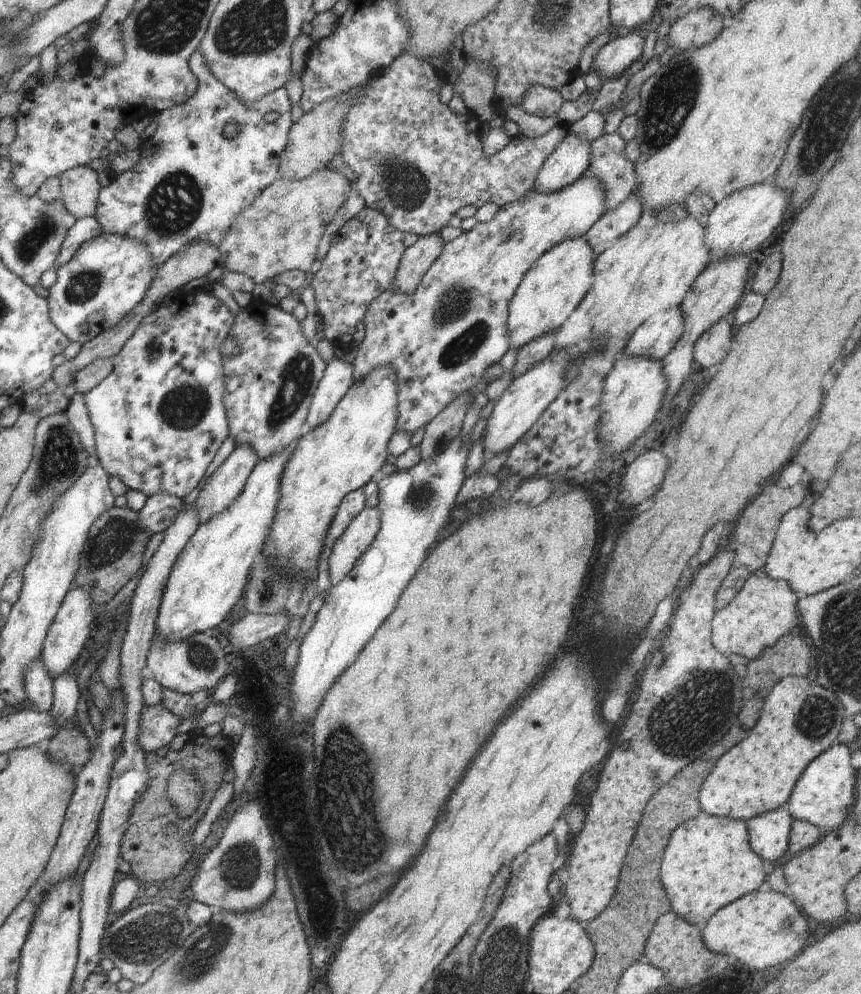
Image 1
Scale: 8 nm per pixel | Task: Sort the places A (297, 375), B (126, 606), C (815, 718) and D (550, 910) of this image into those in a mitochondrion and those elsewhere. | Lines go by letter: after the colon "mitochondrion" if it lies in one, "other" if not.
A: mitochondrion
B: other
C: mitochondrion
D: other

